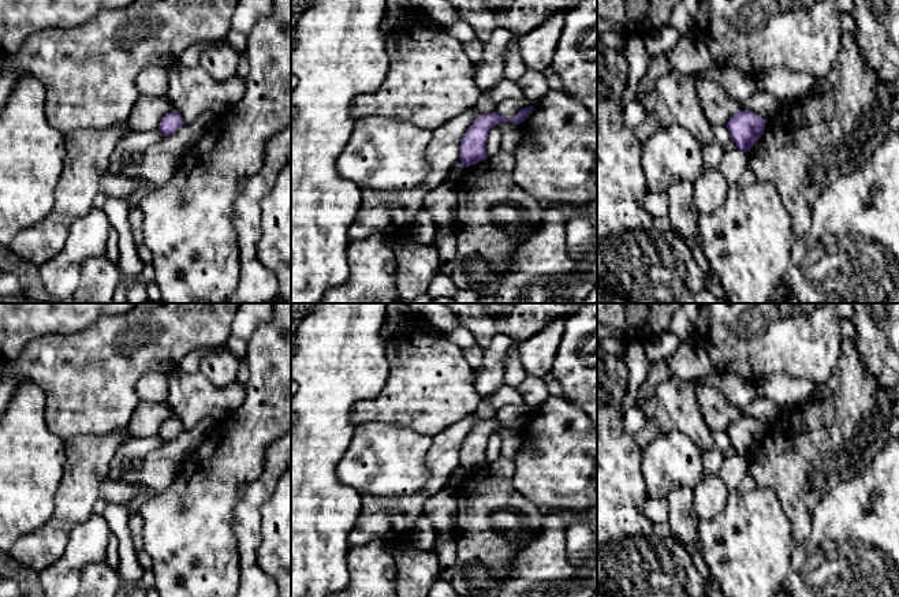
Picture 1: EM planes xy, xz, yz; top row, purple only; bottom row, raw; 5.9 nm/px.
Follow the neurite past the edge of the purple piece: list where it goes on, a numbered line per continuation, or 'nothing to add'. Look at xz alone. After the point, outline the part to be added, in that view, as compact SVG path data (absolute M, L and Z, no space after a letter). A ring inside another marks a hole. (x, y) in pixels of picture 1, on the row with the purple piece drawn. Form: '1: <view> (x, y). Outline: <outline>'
nothing to add

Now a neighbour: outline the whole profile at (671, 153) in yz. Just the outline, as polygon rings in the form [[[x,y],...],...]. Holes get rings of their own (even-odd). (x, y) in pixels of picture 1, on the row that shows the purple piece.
[[[682,126],[657,128],[641,143],[648,190],[667,195],[672,182],[694,184],[702,175],[702,145]]]

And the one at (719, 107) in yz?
[[[698,78],[695,81],[695,93],[700,97],[705,115],[713,126],[725,126],[732,116],[745,111],[739,101],[730,97],[724,87],[713,79]]]

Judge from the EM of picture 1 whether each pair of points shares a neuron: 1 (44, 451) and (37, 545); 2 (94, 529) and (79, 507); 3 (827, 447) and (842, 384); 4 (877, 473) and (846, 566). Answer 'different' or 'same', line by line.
1: different
2: different
3: same
4: same

